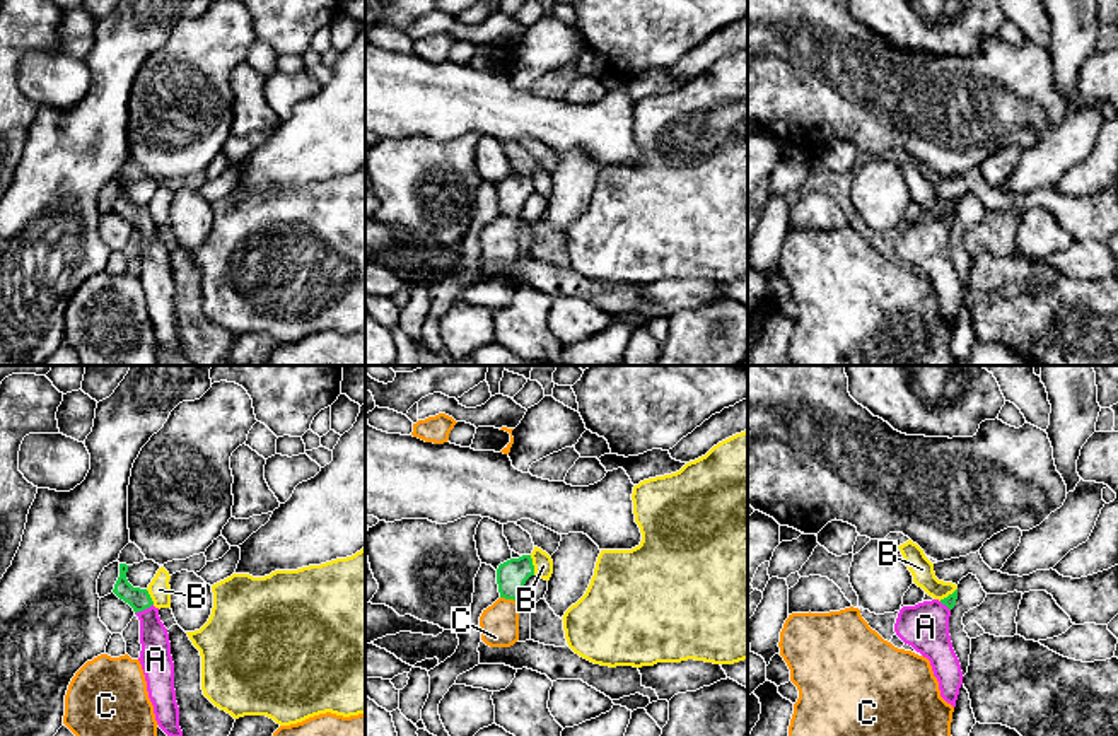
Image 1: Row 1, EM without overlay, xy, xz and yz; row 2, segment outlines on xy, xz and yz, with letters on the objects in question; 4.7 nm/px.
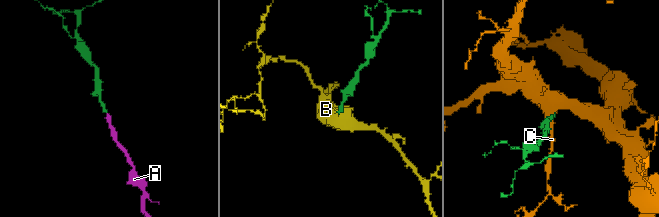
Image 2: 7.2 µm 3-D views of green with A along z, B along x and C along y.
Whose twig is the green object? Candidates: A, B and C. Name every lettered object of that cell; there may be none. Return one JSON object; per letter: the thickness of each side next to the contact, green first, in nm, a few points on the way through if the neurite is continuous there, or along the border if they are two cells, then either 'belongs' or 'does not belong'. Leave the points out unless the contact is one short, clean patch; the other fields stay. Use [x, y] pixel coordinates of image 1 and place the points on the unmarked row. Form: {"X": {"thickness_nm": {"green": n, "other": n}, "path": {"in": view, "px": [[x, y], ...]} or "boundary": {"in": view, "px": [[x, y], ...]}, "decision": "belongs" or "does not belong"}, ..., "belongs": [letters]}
{"A": {"thickness_nm": {"green": 100, "other": 150}, "path": {"in": "xy", "px": [[139, 217], [144, 226], [154, 253], [156, 277]]}, "decision": "belongs"}, "B": {"thickness_nm": {"green": 140, "other": 100}, "boundary": {"in": "xz", "px": [[529, 173], [535, 192]]}, "decision": "does not belong"}, "C": {"thickness_nm": {"green": 140, "other": 180}, "boundary": {"in": "xz", "px": [[500, 214], [518, 219]]}, "decision": "does not belong"}, "belongs": ["A"]}

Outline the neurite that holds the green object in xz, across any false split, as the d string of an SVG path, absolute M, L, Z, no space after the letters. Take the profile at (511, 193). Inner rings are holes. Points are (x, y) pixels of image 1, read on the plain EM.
M522 172L500 181L497 186L500 215L521 219L524 202L531 193L534 193L531 172Z

